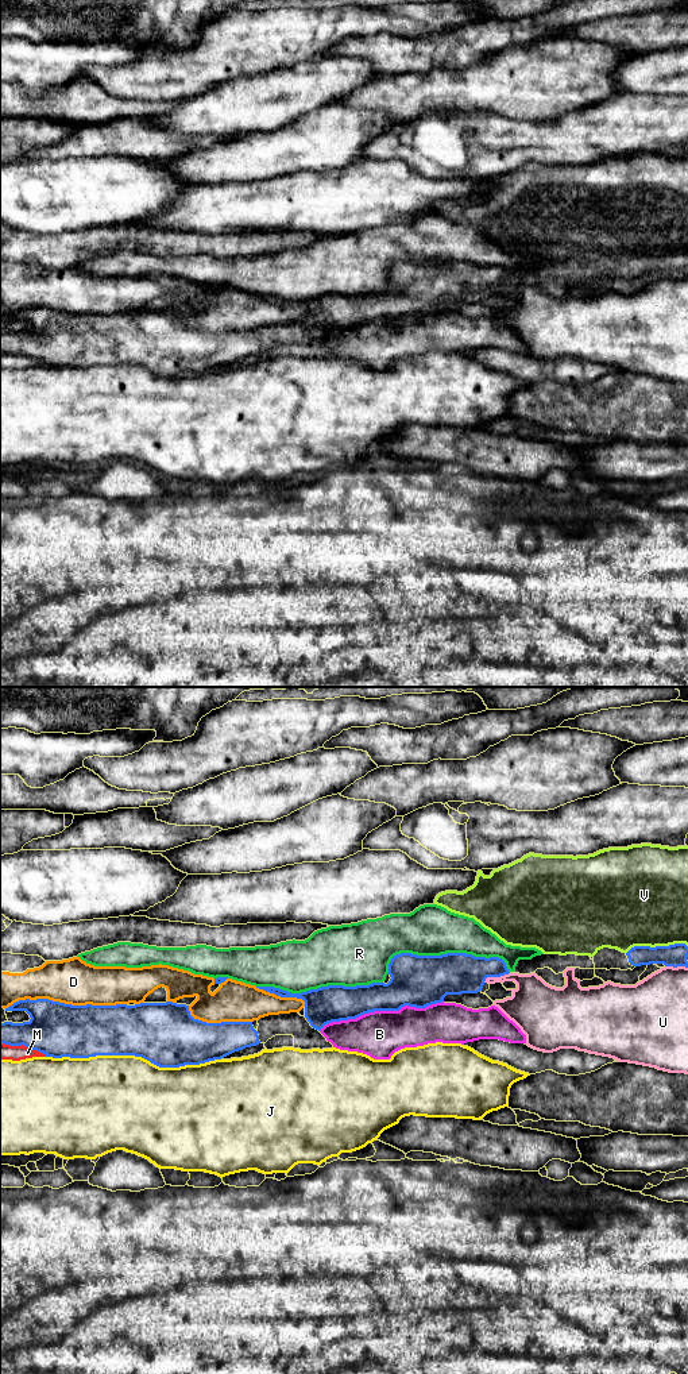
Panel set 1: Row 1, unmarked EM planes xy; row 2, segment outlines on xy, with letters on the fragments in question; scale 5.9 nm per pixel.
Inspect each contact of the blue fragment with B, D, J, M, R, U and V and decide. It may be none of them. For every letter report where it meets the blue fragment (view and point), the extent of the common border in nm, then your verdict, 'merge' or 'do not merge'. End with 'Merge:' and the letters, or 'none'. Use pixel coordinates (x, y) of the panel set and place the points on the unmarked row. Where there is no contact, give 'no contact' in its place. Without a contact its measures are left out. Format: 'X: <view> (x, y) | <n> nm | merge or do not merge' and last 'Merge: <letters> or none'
B: xy (381, 319) | 750 nm | do not merge
D: xy (65, 313) | 750 nm | do not merge
J: xy (134, 363) | 1050 nm | do not merge
M: xy (23, 354) | 300 nm | do not merge
R: xy (447, 262) | 750 nm | do not merge
U: xy (495, 285) | 170 nm | do not merge
V: xy (656, 255) | 380 nm | do not merge
Merge: none

